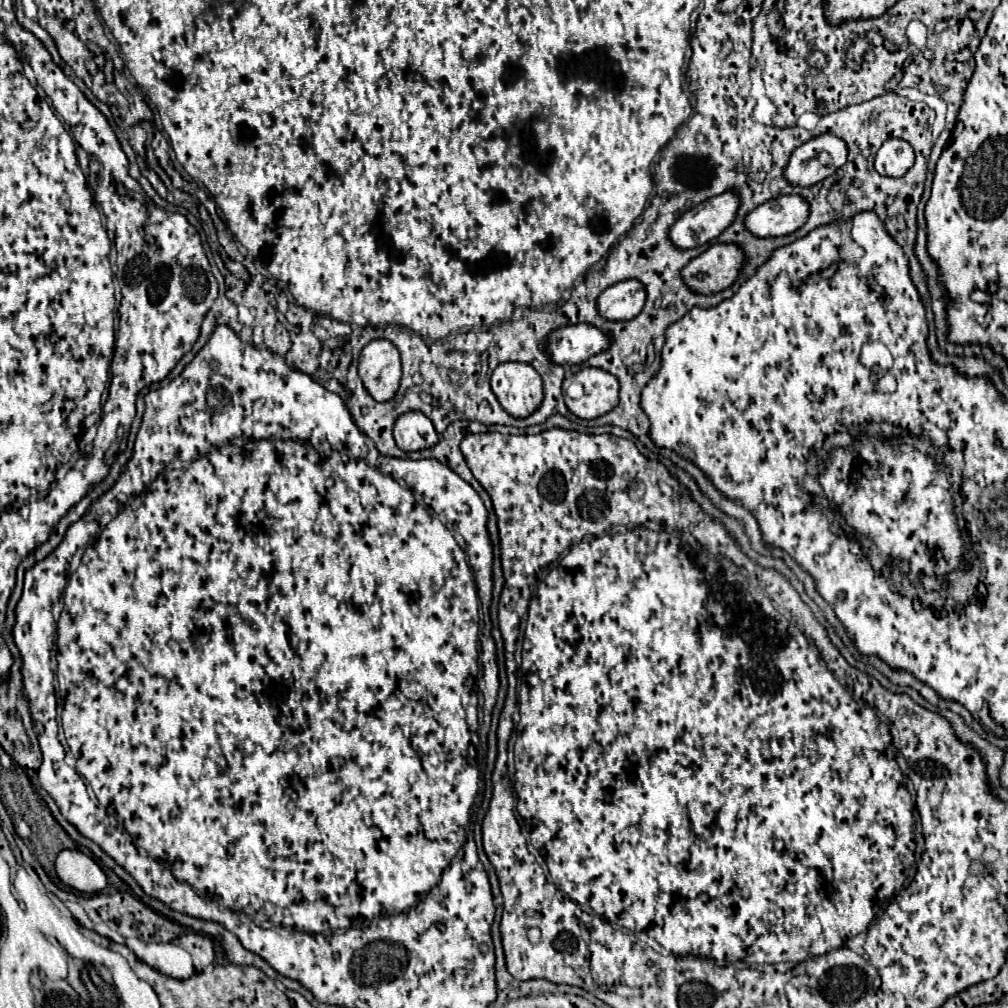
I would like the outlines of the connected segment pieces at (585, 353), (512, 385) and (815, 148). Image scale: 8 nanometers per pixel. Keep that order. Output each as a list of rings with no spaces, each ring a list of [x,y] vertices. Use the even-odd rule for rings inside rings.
[[[588,323],[562,327],[552,331],[548,337],[548,353],[558,365],[582,365],[592,355],[606,351],[610,345],[612,337]]]
[[[500,363],[492,373],[492,391],[512,417],[528,417],[542,403],[542,377],[530,363]]]
[[[824,133],[802,143],[792,153],[784,175],[792,185],[808,187],[826,179],[838,167],[842,167],[846,163],[846,155],[848,145],[840,137]]]

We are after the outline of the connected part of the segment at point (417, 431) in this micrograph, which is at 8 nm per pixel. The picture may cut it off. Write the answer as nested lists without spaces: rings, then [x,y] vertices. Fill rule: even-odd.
[[[408,411],[394,423],[394,439],[402,451],[420,451],[436,445],[438,433],[432,421],[420,411]]]

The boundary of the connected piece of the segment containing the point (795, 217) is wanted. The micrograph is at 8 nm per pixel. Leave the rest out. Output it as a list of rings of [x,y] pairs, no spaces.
[[[780,195],[756,207],[746,217],[746,227],[756,237],[790,235],[808,221],[808,203],[800,195]]]

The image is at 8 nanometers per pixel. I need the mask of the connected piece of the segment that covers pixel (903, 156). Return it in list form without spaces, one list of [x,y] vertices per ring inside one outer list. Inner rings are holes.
[[[888,139],[876,153],[876,171],[888,177],[902,177],[914,163],[912,145],[904,139]]]

